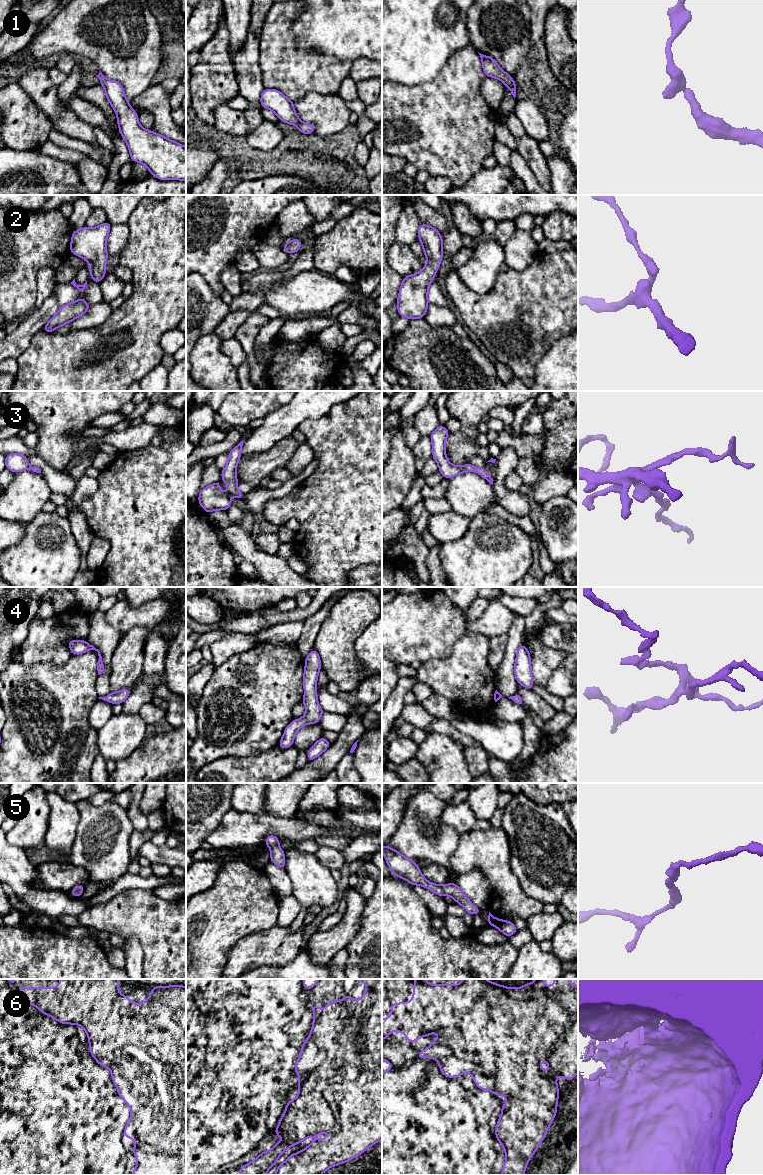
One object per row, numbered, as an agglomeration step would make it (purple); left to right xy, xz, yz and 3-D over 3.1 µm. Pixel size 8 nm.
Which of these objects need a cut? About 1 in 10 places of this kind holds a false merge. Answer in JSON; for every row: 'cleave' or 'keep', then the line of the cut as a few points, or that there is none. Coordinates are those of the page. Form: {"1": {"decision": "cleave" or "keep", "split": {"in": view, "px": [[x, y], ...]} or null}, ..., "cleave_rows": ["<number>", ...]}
{"1": {"decision": "keep", "split": null}, "2": {"decision": "keep", "split": null}, "3": {"decision": "keep", "split": null}, "4": {"decision": "keep", "split": null}, "5": {"decision": "keep", "split": null}, "6": {"decision": "keep", "split": null}, "cleave_rows": []}

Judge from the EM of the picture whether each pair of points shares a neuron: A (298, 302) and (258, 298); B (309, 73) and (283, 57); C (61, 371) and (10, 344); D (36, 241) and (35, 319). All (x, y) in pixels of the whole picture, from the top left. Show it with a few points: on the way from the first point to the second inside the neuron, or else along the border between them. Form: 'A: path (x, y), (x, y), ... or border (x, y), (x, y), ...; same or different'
A: border (242, 292), (257, 292), (261, 290), (264, 303); different
B: path (303, 70), (296, 70), (289, 63); same
C: border (38, 331), (33, 336), (29, 346), (16, 358); different
D: border (36, 305), (29, 312); different

